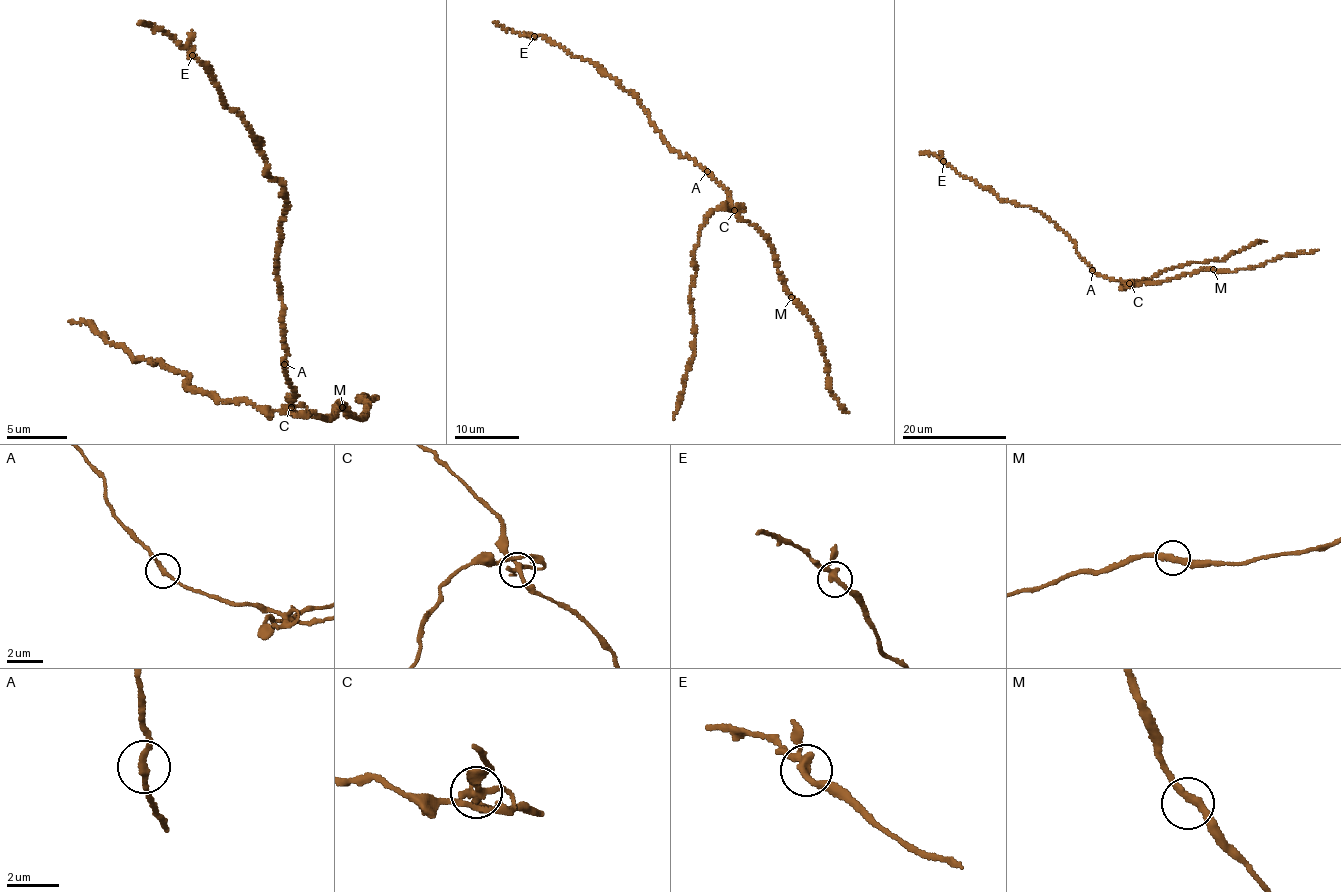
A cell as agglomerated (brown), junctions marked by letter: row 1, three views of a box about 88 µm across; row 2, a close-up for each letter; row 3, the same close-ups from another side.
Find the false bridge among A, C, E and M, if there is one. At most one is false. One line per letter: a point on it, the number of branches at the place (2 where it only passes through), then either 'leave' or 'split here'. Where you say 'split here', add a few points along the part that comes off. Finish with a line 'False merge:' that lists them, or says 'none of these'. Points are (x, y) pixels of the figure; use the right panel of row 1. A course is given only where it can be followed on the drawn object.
A: at (1092, 270); 2 branches meet; leave
C: at (1129, 283); 3 branches meet; split here; foreign part runs (1129, 283), (1122, 287), (1191, 263), (1224, 260), (1251, 244), (1267, 241)
E: at (943, 161); 3 branches meet; leave
M: at (1213, 269); 2 branches meet; leave
False merge: C

